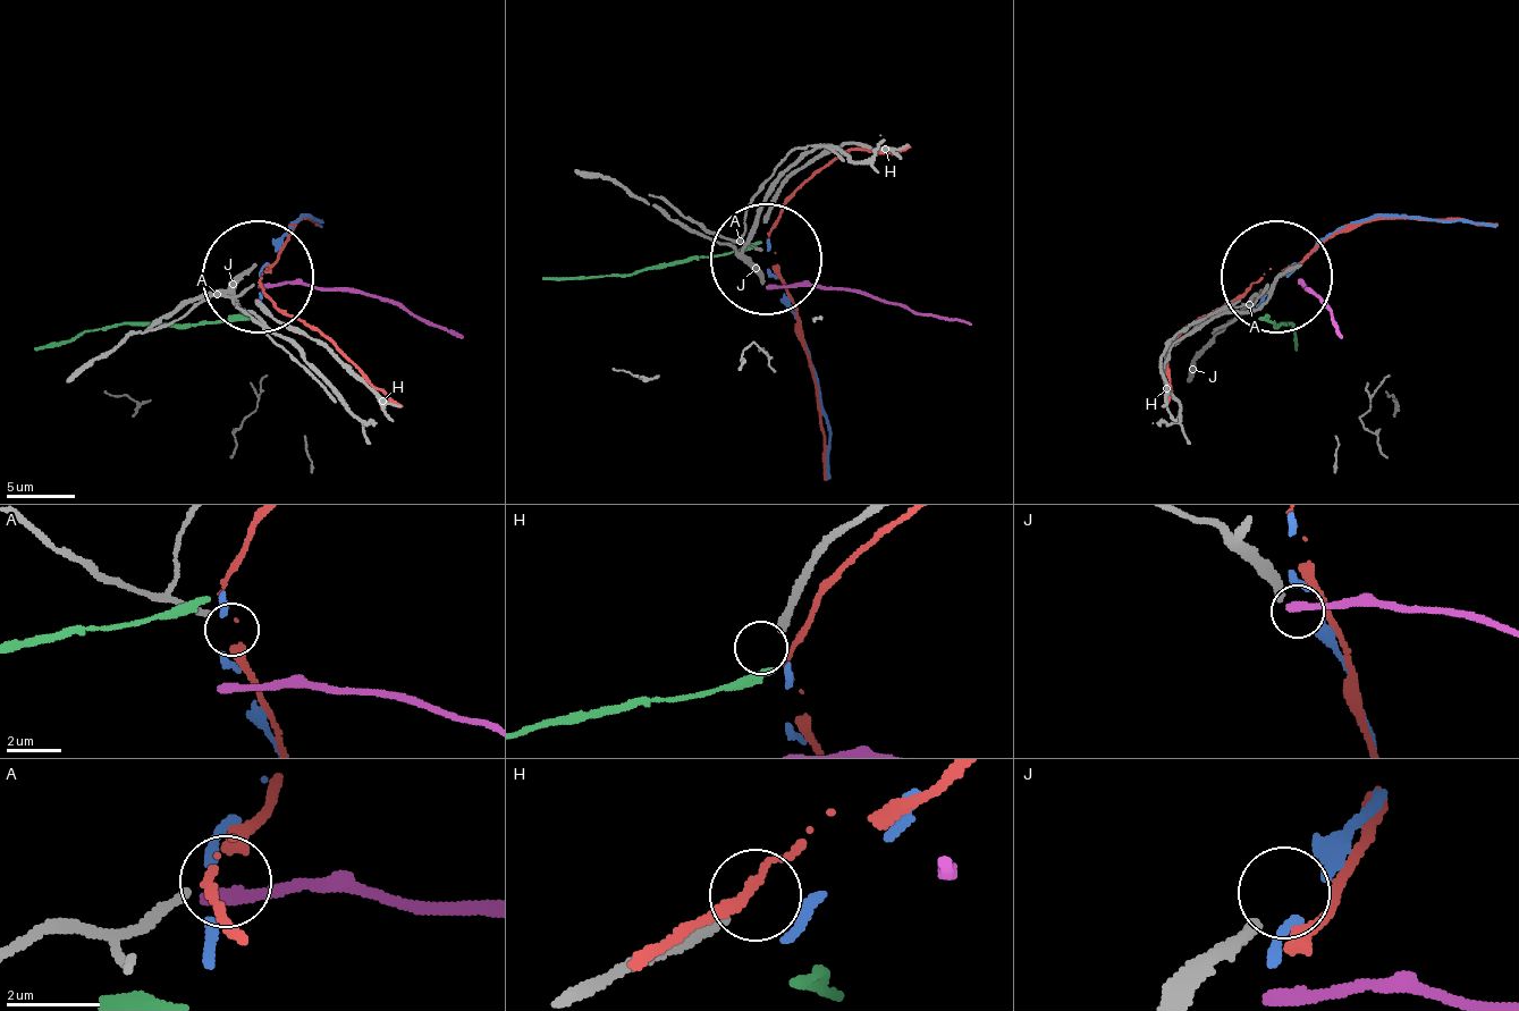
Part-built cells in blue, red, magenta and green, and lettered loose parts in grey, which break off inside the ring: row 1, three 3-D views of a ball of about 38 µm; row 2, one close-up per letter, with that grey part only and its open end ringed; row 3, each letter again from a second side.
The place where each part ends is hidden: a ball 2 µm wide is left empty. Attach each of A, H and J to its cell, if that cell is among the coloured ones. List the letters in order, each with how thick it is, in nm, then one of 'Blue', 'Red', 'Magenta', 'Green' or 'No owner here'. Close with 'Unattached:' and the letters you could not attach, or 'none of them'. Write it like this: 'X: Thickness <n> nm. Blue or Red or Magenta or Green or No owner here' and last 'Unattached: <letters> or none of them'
A: Thickness 200 nm. Red
H: Thickness 240 nm. No owner here
J: Thickness 280 nm. No owner here
Unattached: H, J

